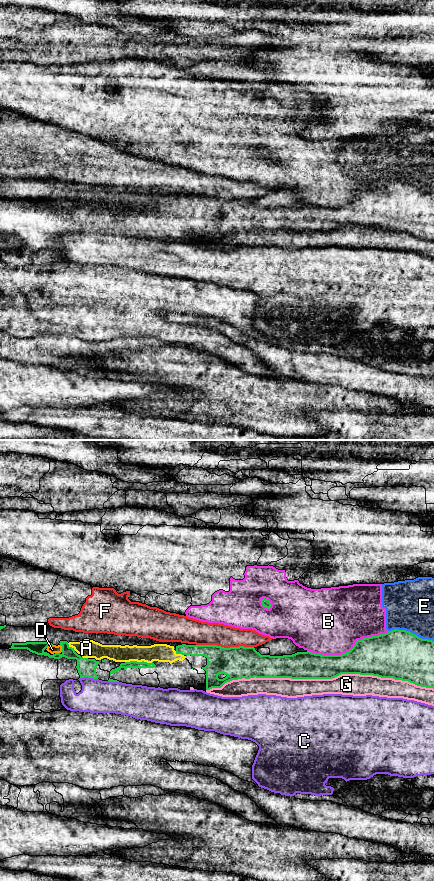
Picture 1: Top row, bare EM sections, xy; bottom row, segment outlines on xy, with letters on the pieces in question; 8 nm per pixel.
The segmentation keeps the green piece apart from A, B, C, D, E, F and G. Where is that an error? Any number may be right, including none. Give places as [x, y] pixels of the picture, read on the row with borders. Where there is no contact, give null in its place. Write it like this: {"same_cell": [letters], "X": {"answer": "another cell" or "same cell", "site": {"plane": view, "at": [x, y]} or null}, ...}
{"same_cell": ["A", "D"], "A": {"answer": "same cell", "site": {"plane": "xy", "at": [138, 662]}}, "B": {"answer": "another cell", "site": {"plane": "xy", "at": [348, 651]}}, "C": {"answer": "another cell", "site": {"plane": "xy", "at": [89, 677]}}, "D": {"answer": "same cell", "site": {"plane": "xy", "at": [62, 648]}}, "E": {"answer": "another cell", "site": {"plane": "xy", "at": [410, 632]}}, "F": {"answer": "another cell", "site": {"plane": "xy", "at": [225, 648]}}, "G": {"answer": "another cell", "site": {"plane": "xy", "at": [319, 678]}}}

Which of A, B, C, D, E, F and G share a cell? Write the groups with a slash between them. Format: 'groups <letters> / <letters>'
groups A D / B E / C / F / G

